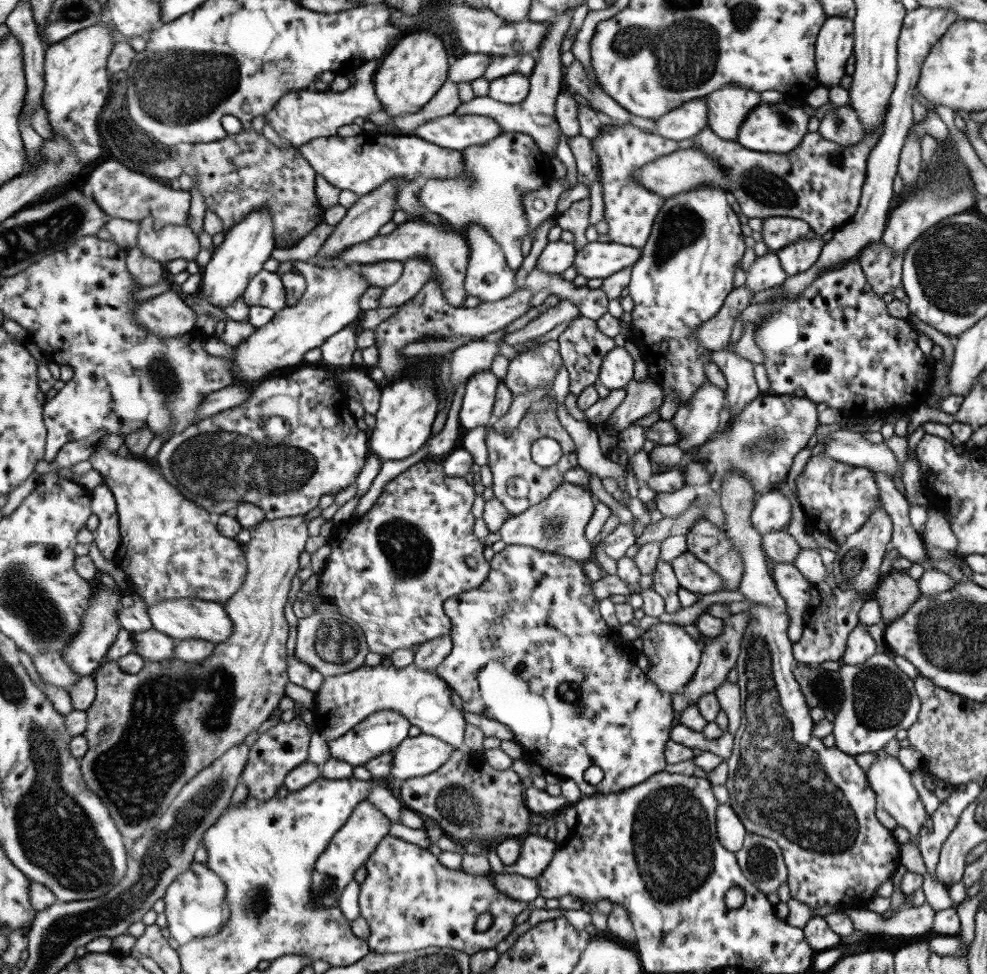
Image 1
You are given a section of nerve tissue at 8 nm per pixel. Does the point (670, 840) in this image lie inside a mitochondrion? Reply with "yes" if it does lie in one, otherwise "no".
yes

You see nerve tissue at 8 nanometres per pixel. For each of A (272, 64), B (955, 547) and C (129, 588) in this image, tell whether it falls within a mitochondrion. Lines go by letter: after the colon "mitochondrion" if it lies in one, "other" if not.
A: other
B: other
C: other

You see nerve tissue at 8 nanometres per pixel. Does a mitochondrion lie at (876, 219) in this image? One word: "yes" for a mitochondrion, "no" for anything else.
no

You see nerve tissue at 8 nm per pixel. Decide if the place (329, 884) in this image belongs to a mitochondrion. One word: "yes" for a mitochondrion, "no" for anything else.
yes

